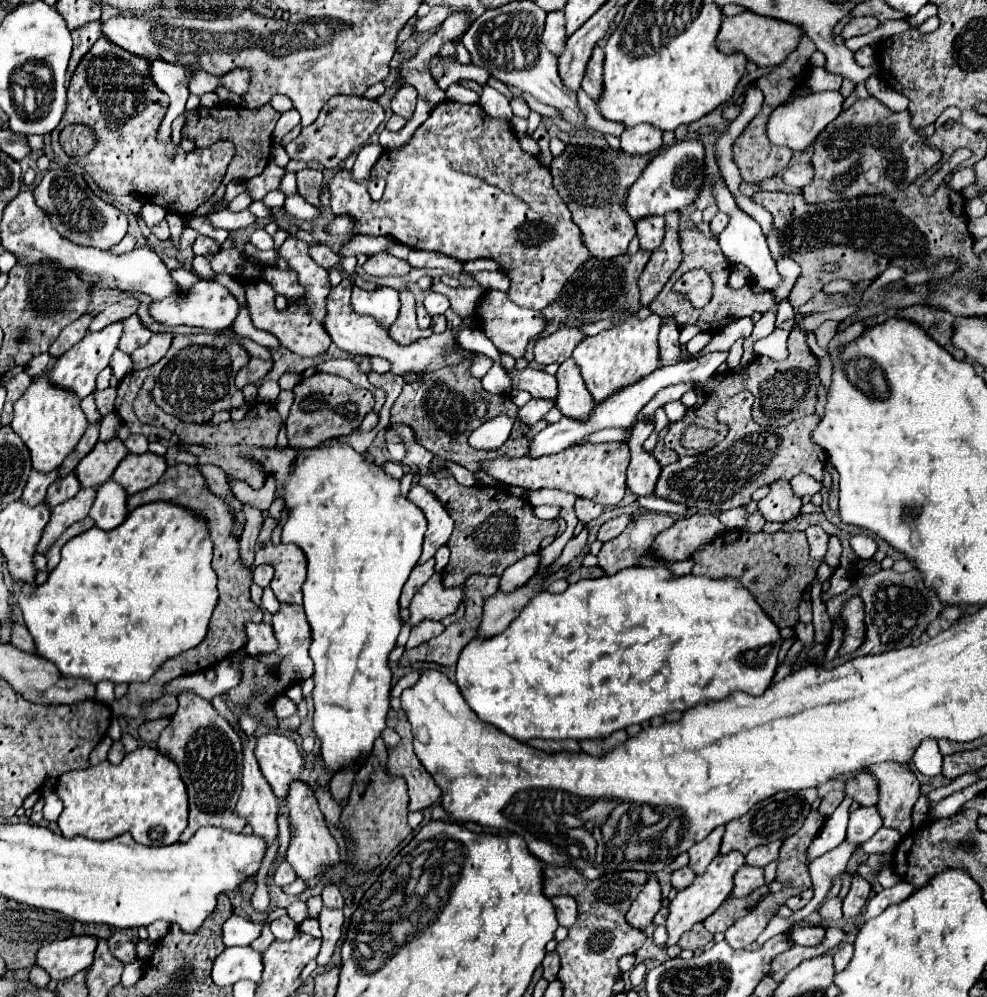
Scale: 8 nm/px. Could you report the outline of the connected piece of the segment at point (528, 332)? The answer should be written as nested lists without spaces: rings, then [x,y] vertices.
[[[486,290],[476,314],[474,314],[476,322],[480,322],[480,330],[494,342],[494,346],[498,348],[498,352],[512,356],[514,360],[522,358],[526,352],[526,346],[532,338],[536,338],[538,334],[544,332],[548,320],[542,316],[542,312],[538,310],[528,310],[528,308],[520,308],[518,304],[514,304],[512,300],[508,300],[506,292],[500,290]]]

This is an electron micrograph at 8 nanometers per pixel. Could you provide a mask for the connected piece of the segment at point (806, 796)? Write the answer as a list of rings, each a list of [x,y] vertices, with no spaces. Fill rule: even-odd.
[[[808,788],[808,790],[800,790],[800,792],[778,792],[778,794],[762,800],[762,802],[758,802],[744,816],[740,816],[740,818],[732,820],[730,824],[726,824],[720,854],[728,854],[732,850],[748,854],[756,846],[770,844],[774,840],[784,840],[784,838],[792,836],[802,826],[804,818],[810,812],[810,804],[814,802],[816,796],[818,796],[816,788]]]

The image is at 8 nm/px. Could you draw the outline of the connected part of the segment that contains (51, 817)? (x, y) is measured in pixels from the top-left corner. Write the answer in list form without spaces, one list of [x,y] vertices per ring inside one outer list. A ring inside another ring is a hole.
[[[44,788],[40,792],[40,798],[44,800],[44,818],[48,822],[56,822],[58,816],[62,814],[62,810],[64,810],[64,804],[62,804],[60,796],[56,794],[54,788]]]

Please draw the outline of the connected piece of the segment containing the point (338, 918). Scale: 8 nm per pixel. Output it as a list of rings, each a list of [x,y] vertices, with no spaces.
[[[324,906],[318,922],[320,922],[320,930],[322,930],[322,948],[320,948],[316,962],[318,962],[318,966],[326,966],[330,962],[330,956],[342,934],[342,924],[344,924],[342,910],[332,910],[332,908]]]

